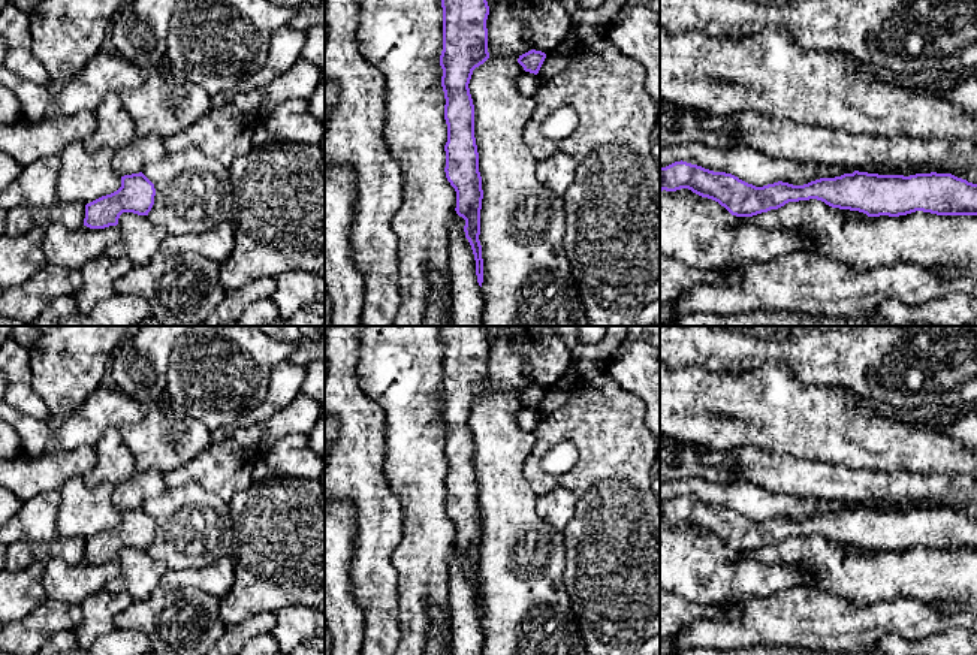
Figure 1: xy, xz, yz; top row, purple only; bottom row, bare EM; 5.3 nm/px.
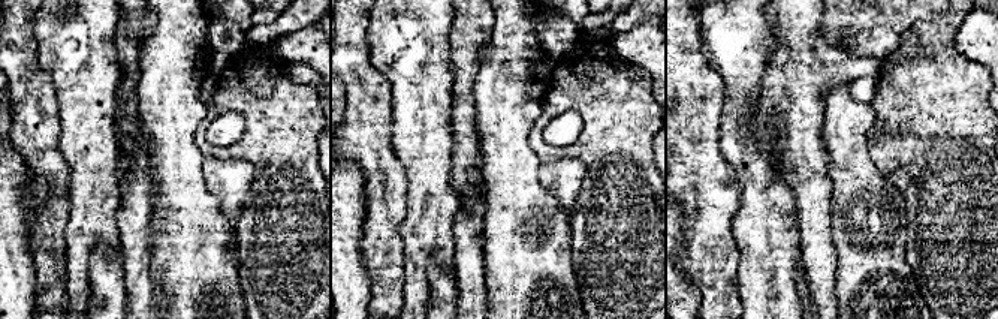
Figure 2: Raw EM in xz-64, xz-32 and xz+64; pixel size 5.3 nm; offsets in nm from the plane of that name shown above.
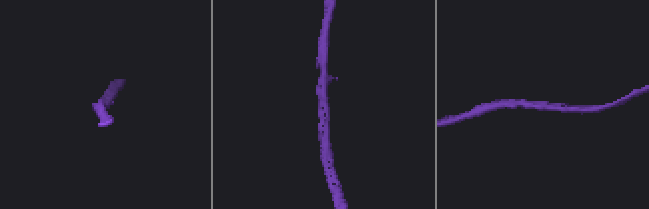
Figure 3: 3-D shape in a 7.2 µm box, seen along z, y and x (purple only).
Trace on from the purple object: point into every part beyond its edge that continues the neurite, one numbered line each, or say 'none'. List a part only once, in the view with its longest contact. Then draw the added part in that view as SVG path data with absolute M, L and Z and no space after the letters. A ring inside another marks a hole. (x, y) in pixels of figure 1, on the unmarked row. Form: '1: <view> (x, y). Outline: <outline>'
none

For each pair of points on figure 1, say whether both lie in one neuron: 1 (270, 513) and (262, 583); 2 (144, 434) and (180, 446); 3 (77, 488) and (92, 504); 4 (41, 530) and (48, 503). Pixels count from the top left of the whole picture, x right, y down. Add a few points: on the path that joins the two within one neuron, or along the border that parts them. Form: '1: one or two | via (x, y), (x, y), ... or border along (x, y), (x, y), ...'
1: one | via (270, 531), (268, 566)
2: one | via (153, 440), (171, 440)
3: one | via (80, 492), (87, 500)
4: one | via (41, 524), (42, 509)

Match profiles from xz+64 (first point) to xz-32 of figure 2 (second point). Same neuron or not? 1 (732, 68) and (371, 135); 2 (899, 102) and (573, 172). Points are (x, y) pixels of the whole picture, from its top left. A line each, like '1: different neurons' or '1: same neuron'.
1: different neurons
2: different neurons

